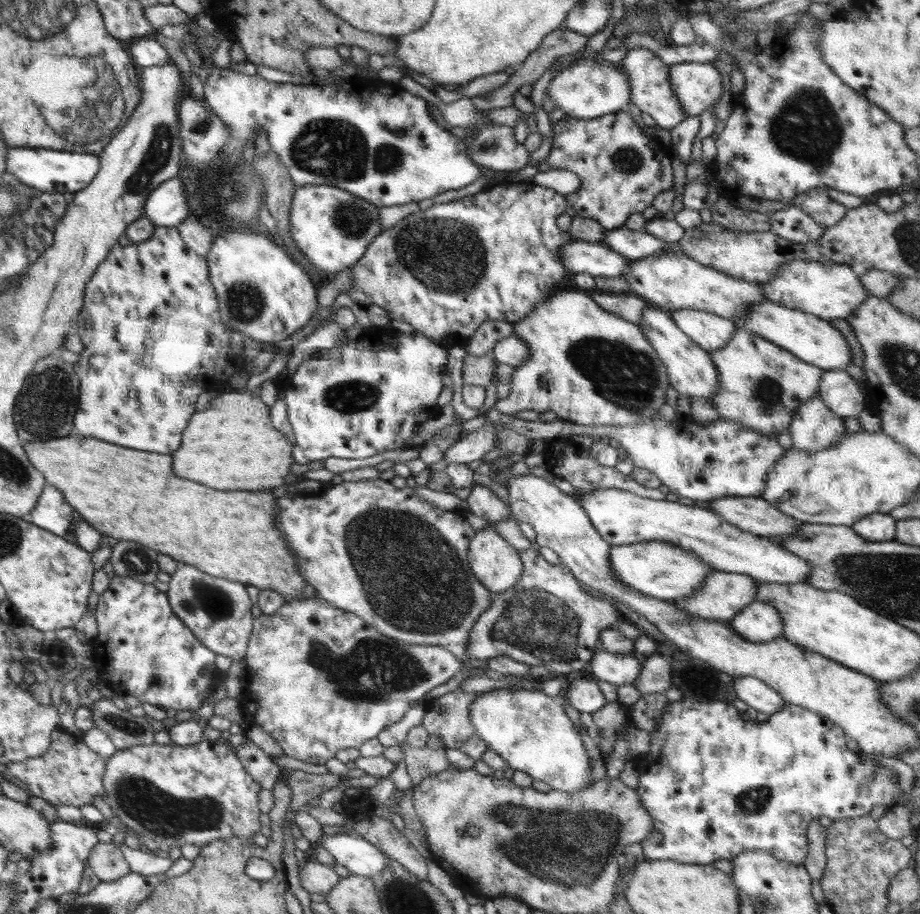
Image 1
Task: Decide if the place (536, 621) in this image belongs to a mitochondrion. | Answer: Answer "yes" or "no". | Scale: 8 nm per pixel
yes

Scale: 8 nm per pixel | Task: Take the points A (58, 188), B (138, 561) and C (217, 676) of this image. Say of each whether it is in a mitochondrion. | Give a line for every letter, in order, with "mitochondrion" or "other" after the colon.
A: other
B: mitochondrion
C: other

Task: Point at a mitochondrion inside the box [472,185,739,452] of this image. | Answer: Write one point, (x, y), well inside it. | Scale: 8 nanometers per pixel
(624, 376)

